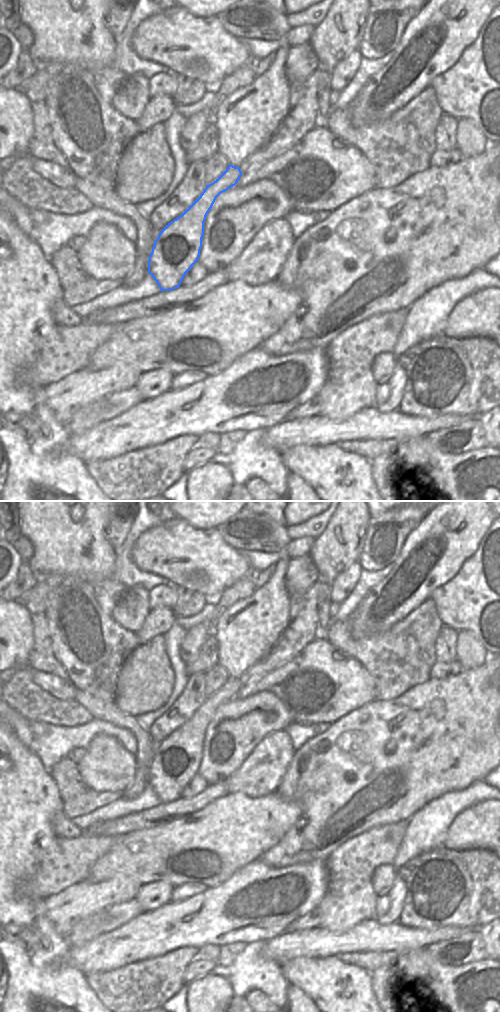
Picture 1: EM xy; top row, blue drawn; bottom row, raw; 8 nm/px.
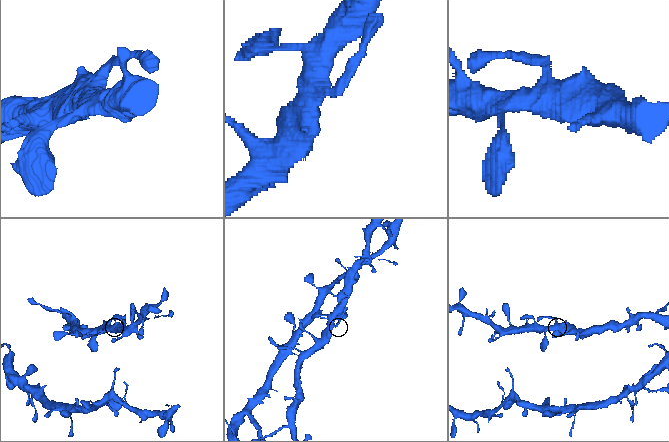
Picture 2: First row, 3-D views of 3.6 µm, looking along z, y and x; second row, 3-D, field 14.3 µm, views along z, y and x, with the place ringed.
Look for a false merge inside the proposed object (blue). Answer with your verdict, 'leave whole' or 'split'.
leave whole

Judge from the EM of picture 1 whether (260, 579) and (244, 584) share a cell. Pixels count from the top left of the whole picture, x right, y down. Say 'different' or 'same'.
different

